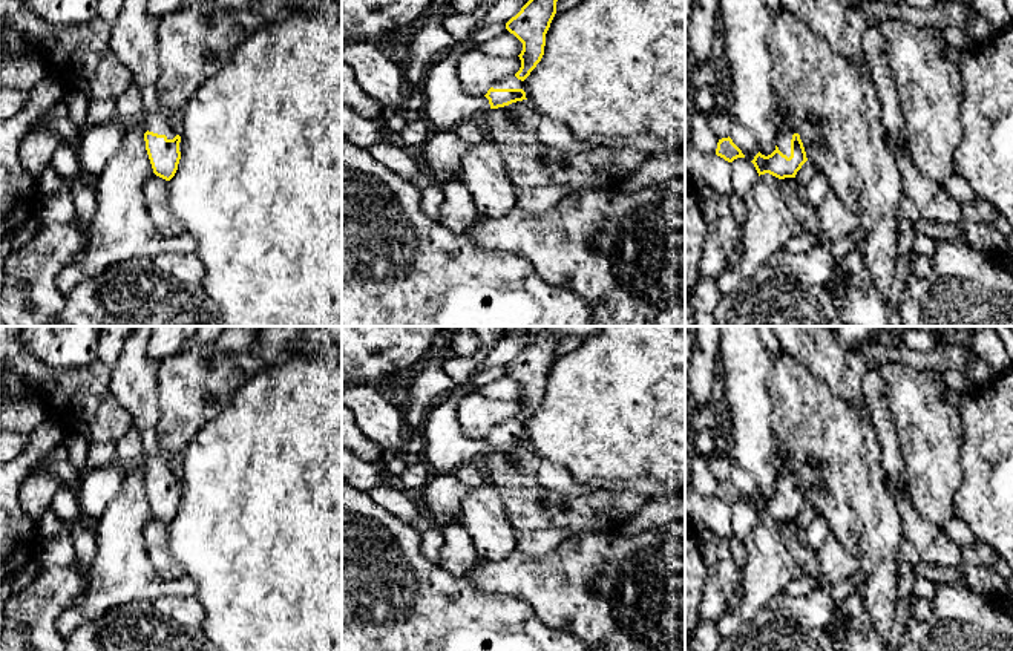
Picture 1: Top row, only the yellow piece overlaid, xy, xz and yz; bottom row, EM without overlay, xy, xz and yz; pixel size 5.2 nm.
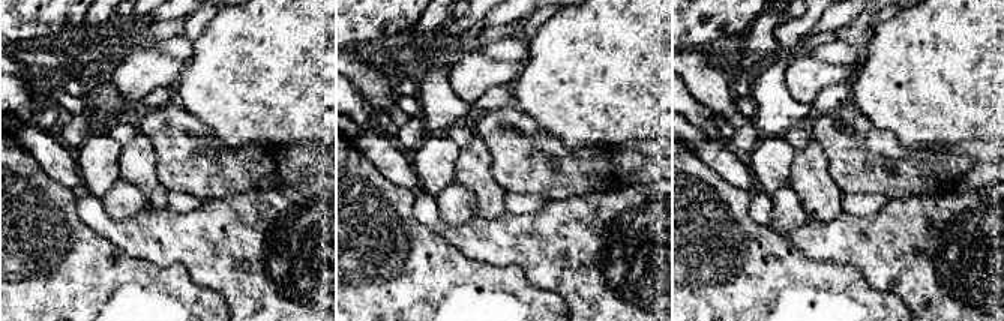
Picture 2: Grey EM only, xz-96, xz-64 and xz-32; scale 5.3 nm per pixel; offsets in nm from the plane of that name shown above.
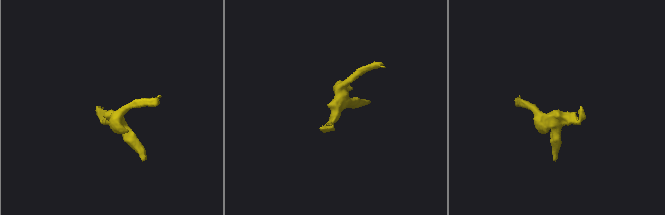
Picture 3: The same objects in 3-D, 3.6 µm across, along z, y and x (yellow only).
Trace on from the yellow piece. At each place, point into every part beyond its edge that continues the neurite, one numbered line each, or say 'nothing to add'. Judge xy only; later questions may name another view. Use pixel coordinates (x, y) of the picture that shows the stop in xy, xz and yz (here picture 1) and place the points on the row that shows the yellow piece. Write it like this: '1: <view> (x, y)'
1: xy (134, 37)

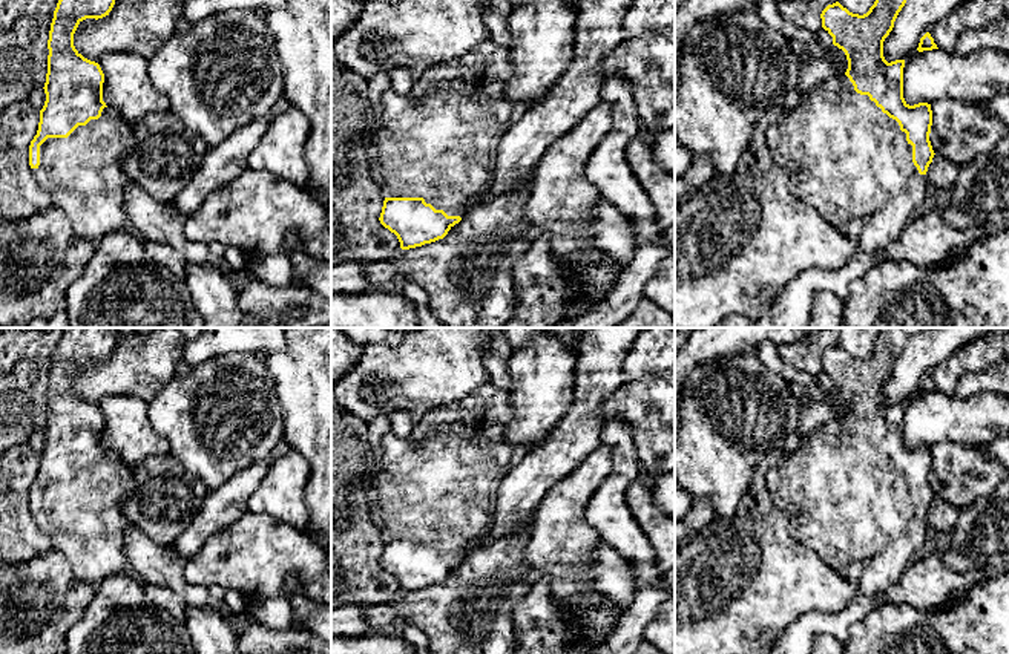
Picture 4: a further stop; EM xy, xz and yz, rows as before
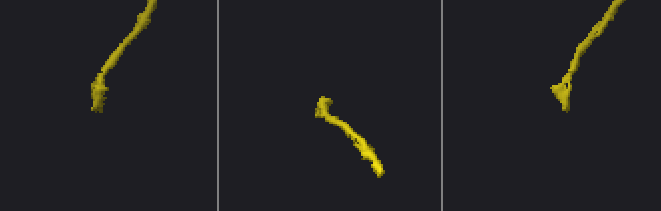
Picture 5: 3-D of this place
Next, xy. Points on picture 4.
1: xy (85, 175)

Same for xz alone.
1: xz (442, 147)

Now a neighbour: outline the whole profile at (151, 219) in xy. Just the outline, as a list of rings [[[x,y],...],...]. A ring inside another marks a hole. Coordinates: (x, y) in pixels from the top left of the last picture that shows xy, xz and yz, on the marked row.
[[[130,185],[127,188],[126,213],[132,231],[141,239],[170,245],[190,263],[213,262],[224,274],[233,274],[235,270],[225,259],[210,254],[209,245],[186,237],[187,217],[176,213],[169,202],[159,202],[140,187]]]

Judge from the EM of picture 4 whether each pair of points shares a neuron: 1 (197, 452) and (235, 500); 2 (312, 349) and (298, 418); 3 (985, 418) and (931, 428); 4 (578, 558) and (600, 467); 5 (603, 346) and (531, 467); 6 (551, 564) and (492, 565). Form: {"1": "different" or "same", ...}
{"1": "different", "2": "same", "3": "same", "4": "same", "5": "same", "6": "different"}

